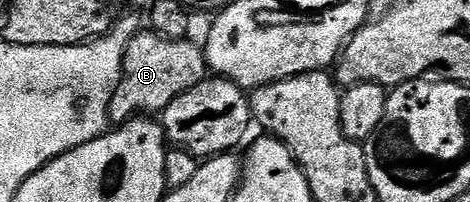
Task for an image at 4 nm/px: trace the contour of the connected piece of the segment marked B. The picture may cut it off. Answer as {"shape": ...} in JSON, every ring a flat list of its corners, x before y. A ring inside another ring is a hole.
{"shape":[[142,29,137,32,137,36,125,46,121,80,111,97,109,118,114,124,120,125,126,119,141,117,146,113,160,113,164,111,167,105,171,105,171,101,175,101,175,97,187,93,187,89,199,85,207,78,204,50,198,44,196,47,195,44,189,42,188,38,170,40,162,35,157,35,152,29]]}

